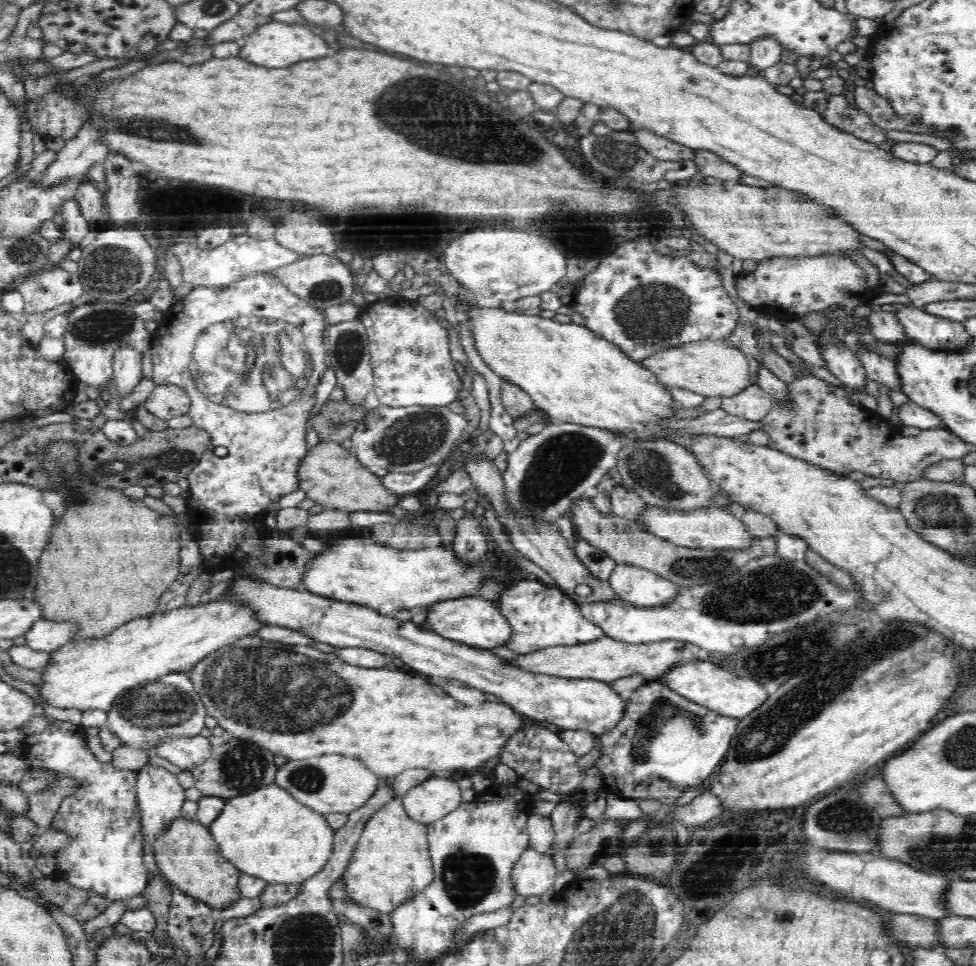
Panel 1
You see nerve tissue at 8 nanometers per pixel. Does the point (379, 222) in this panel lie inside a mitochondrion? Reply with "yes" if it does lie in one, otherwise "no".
no

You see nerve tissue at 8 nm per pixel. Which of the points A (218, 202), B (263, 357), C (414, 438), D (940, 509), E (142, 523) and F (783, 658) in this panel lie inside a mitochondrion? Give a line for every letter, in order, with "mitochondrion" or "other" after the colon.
A: other
B: mitochondrion
C: mitochondrion
D: mitochondrion
E: other
F: mitochondrion

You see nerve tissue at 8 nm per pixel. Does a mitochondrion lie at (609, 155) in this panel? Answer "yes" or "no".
yes

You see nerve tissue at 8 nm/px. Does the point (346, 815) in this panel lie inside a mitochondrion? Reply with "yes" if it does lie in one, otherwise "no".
no

